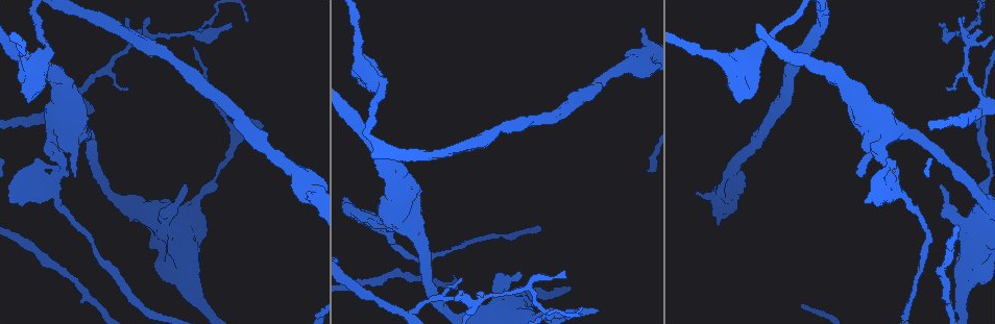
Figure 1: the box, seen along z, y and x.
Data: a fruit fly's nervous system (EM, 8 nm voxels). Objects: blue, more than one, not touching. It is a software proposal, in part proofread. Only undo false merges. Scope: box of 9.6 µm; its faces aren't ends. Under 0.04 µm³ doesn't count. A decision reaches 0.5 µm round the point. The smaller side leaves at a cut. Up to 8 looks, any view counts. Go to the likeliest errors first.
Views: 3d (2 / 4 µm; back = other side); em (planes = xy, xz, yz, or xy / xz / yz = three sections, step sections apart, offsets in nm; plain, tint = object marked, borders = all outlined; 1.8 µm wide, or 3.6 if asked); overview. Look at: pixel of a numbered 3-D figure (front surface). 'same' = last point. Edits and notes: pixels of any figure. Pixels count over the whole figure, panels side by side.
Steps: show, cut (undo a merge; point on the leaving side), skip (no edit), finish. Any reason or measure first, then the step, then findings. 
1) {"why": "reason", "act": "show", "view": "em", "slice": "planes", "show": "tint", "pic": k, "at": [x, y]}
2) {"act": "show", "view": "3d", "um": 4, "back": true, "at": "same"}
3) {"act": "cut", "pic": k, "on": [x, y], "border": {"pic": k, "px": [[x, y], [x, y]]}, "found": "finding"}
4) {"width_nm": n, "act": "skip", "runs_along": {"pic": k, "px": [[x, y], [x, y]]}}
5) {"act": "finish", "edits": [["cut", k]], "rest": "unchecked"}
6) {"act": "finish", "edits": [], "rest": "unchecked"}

{"why": "thick turns thin", "act": "show", "view": "em", "um": 3.6, "slice": "planes", "show": "tint", "pic": 1, "at": [76, 132]}

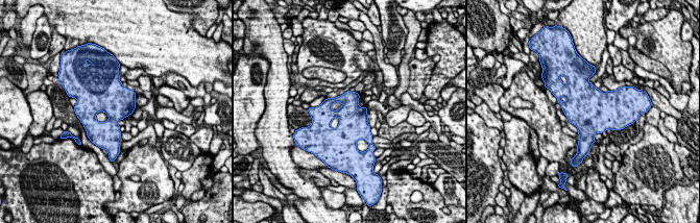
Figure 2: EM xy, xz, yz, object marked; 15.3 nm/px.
{"act": "skip", "found": "all the same cell"}

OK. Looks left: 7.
{"why": "arms part here", "act": "show", "view": "3d", "um": 4, "pic": 1, "at": [719, 194]}

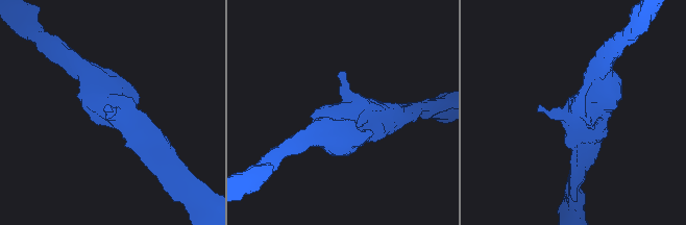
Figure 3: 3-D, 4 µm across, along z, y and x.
{"why": "now the EM", "act": "show", "view": "em", "slice": "planes", "show": "tint", "pic": 3, "at": [577, 109]}

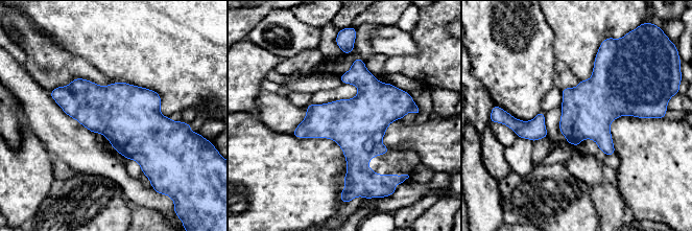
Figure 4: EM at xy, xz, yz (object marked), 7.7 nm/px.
{"width_nm": 400, "act": "skip", "found": "continuous, no second cell"}

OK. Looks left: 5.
{"why": "narrows sharply", "act": "show", "view": "em", "um": 3.6, "slice": "planes", "show": "tint", "pic": 1, "at": [495, 292]}

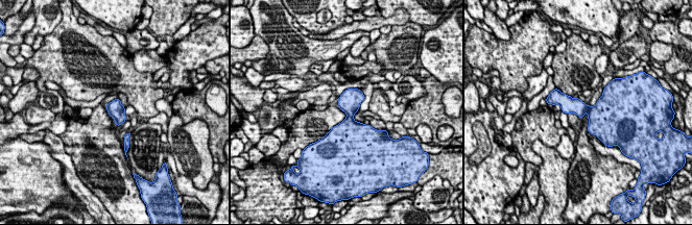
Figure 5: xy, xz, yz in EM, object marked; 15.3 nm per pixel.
{"act": "skip", "found": "all the same cell"}

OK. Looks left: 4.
{"why": "a fork", "act": "show", "view": "3d", "um": 4, "pic": 1, "at": [373, 75]}

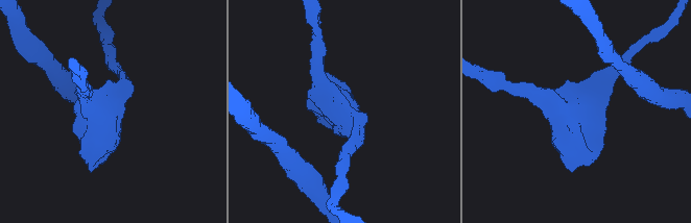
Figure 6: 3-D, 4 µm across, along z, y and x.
{"act": "show", "view": "em", "um": 3.6, "slice": "planes", "show": "tint", "pic": 6, "at": [582, 108]}

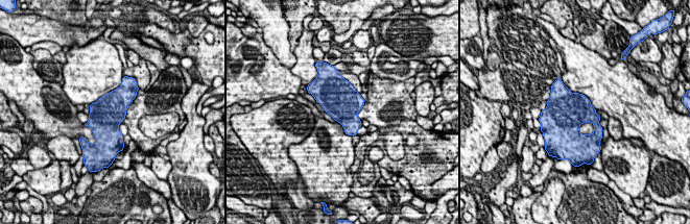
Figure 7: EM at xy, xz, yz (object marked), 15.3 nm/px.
{"width_nm": 500, "act": "skip", "found": "all the same cell"}

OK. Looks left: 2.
{"act": "finish", "edits": [], "rest": "unchecked"}

